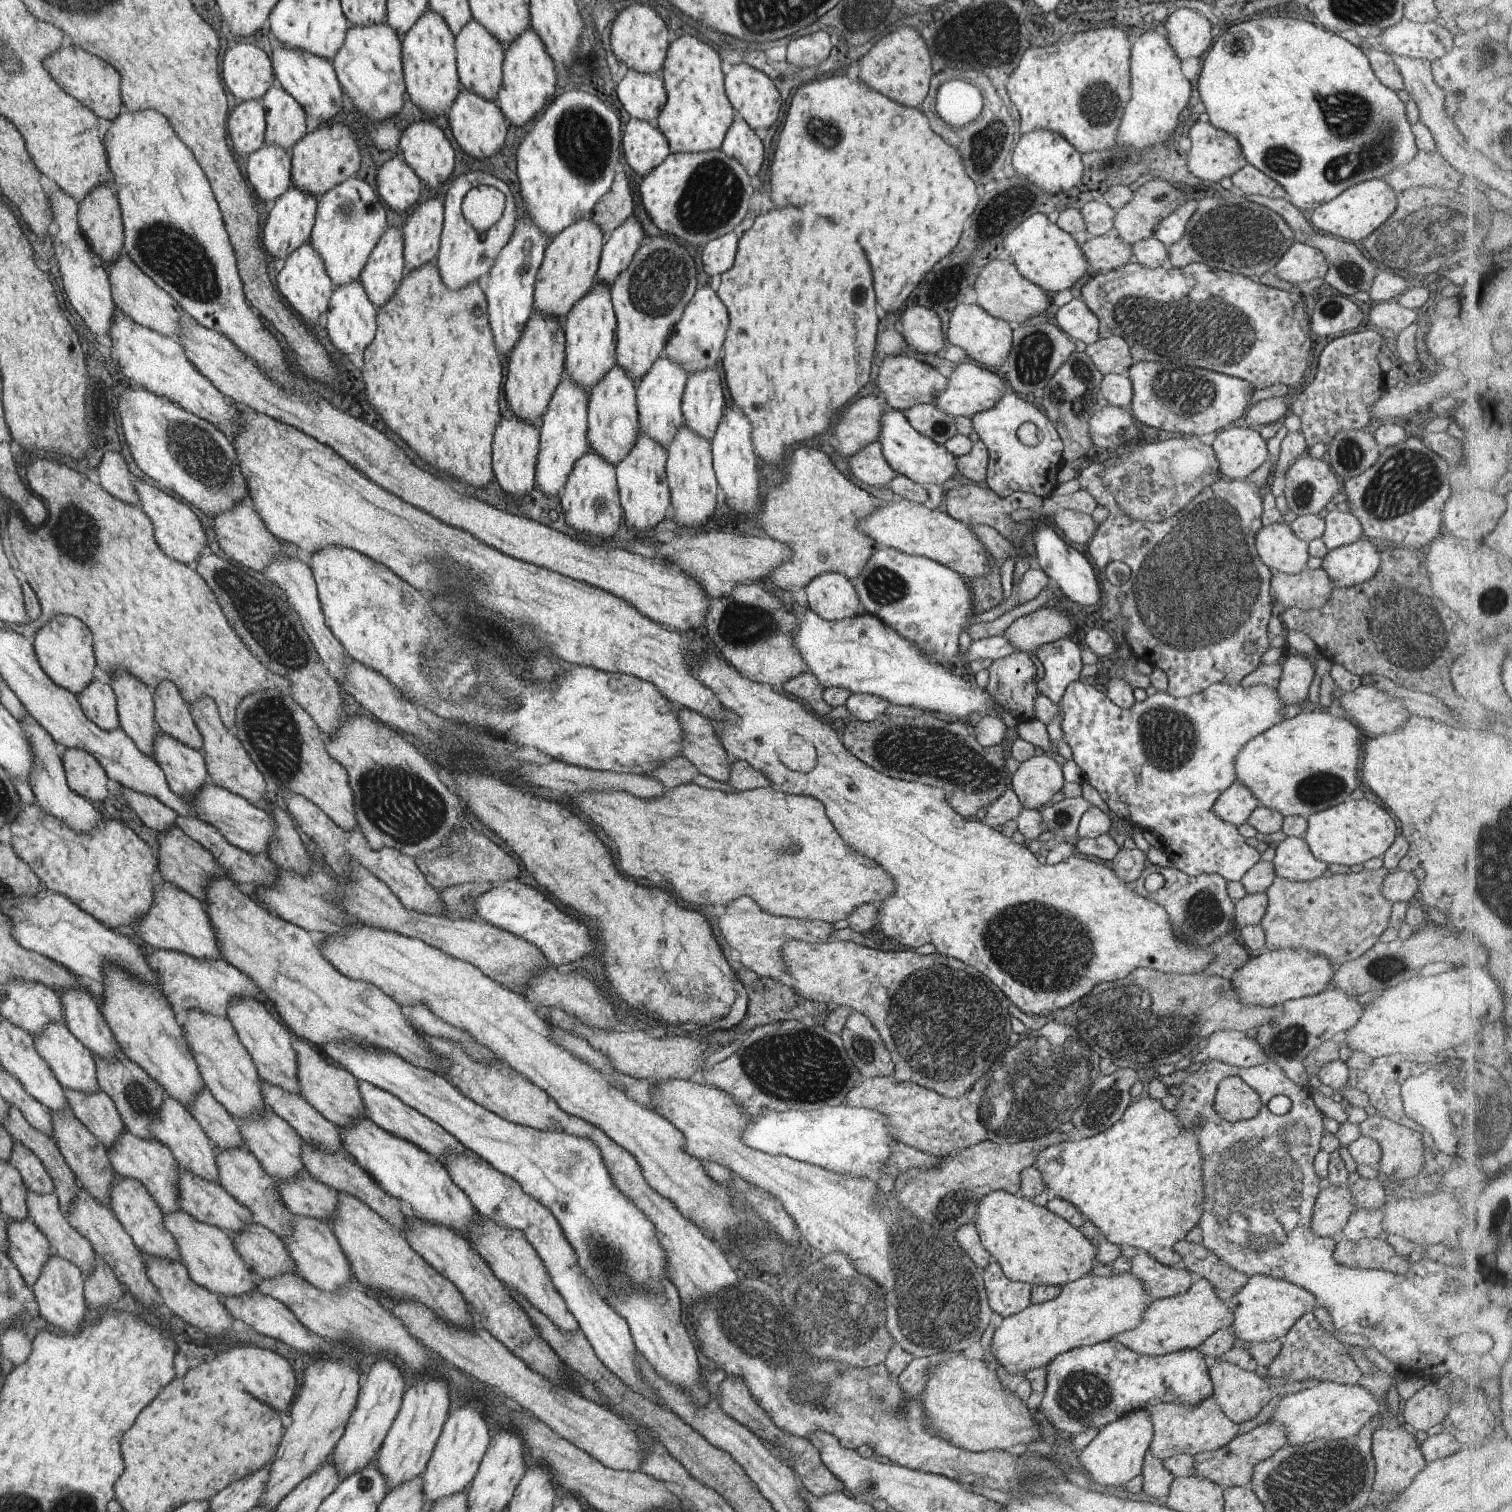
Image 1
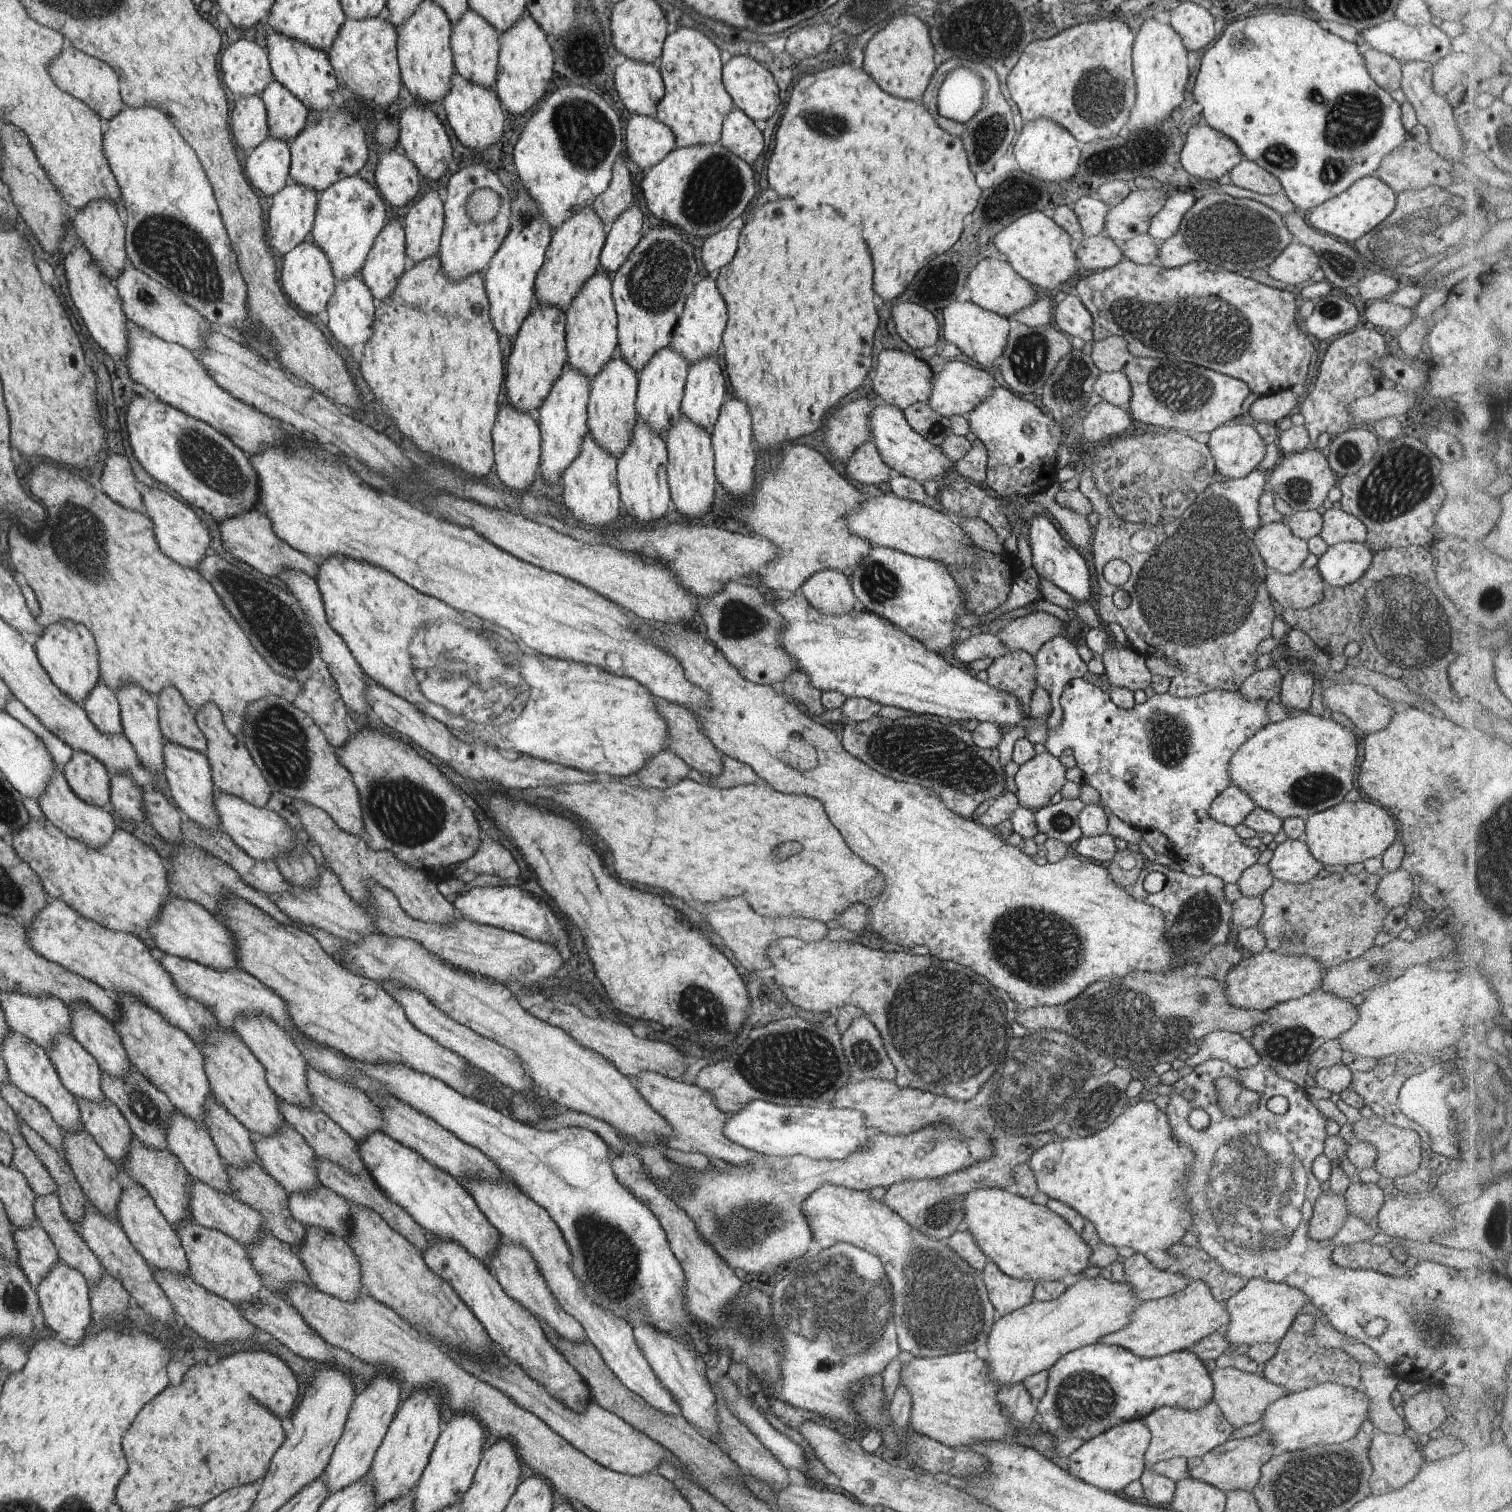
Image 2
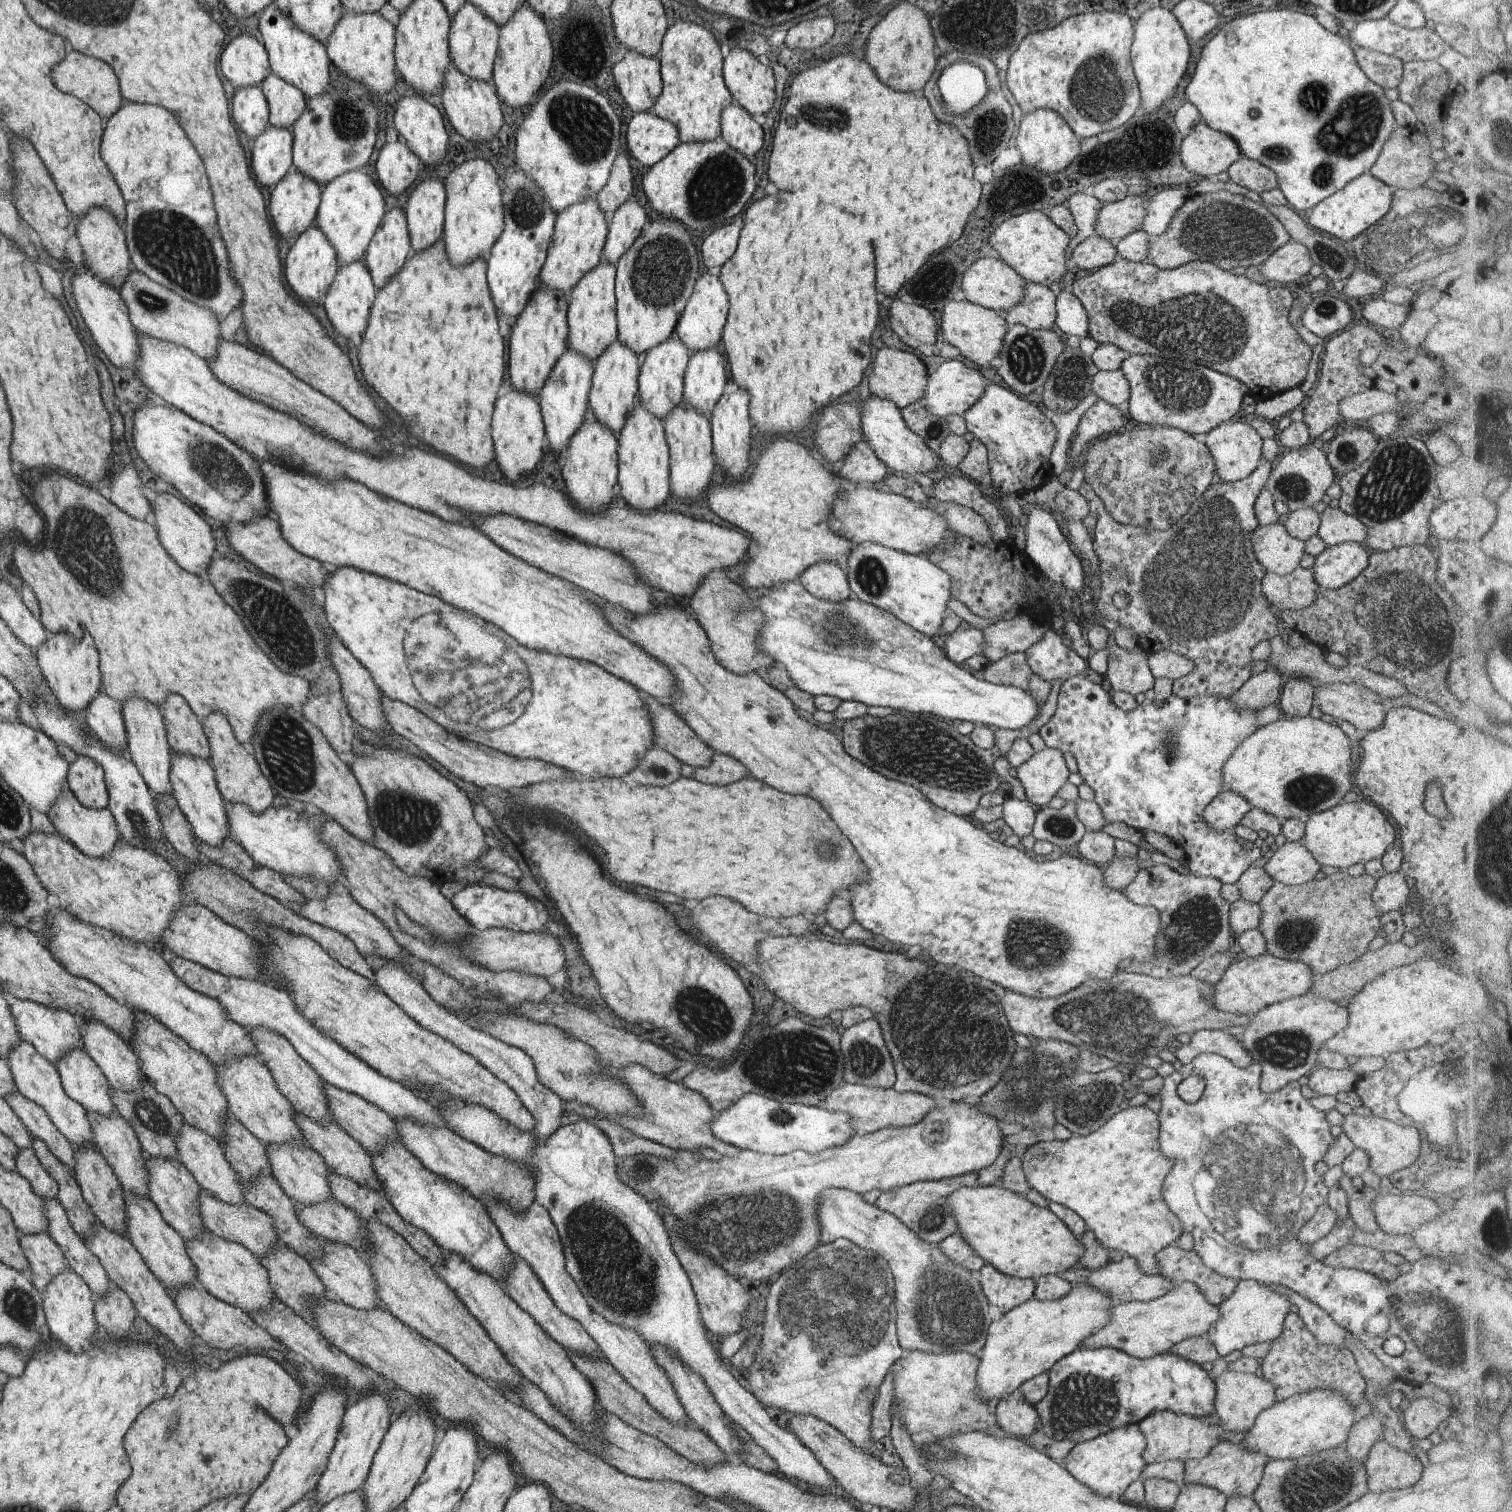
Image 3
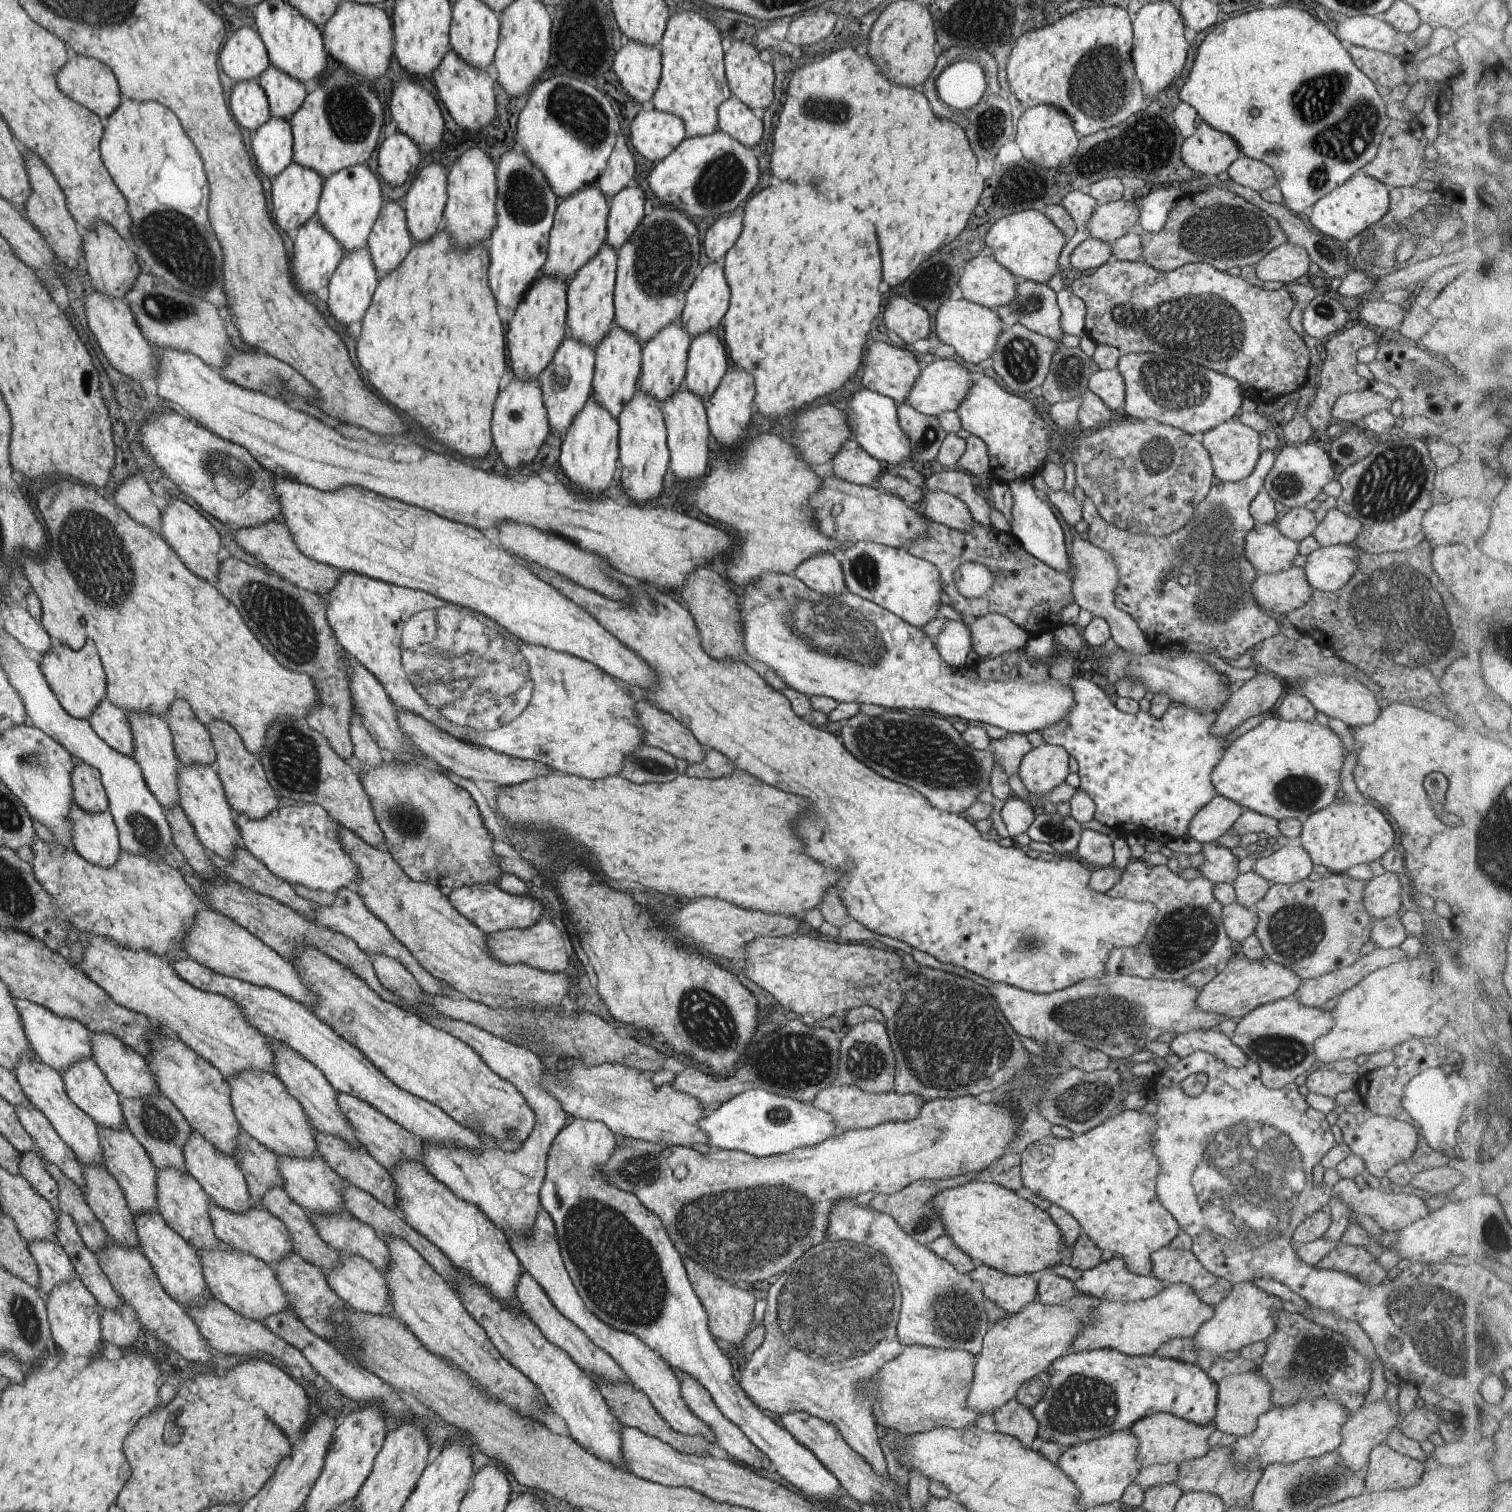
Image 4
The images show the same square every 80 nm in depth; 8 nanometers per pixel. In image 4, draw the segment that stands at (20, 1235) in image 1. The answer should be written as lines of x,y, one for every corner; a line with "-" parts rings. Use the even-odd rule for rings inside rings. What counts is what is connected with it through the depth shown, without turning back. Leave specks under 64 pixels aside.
50,1240
30,1241
30,1255
38,1268
38,1290
43,1295
55,1286
66,1283
75,1276
73,1264
67,1252
57,1242

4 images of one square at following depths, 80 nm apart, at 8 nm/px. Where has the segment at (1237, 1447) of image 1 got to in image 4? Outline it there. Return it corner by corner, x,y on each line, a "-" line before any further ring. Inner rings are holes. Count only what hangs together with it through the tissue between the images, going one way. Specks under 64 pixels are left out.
1214,1445
1201,1458
1178,1464
1176,1481
1181,1492
1207,1491
1217,1495
1226,1507
1243,1506
1249,1503
1253,1489
1261,1478
1262,1470
1255,1461
1247,1461
1242,1467
1232,1465
1231,1448

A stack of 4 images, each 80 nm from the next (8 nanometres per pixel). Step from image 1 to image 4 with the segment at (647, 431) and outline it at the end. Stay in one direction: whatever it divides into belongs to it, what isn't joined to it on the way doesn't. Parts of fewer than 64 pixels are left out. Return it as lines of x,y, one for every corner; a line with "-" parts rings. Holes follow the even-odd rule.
677,322
664,326
660,331
651,337
641,346
640,373
638,376
637,388
661,404
667,397
670,397
681,388
686,371
686,356
690,338

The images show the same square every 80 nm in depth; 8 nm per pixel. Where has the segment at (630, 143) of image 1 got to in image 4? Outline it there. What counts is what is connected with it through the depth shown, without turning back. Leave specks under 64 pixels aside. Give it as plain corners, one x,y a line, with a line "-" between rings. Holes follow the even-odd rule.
643,107
631,120
628,135
633,148
656,163
684,139
684,128
676,116

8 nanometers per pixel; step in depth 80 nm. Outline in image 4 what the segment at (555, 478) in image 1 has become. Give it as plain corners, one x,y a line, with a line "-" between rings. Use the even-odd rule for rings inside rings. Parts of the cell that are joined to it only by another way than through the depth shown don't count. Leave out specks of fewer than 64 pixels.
566,335
562,343
555,351
554,358
543,369
543,372
536,378
542,392
542,403
546,409
551,434
562,438
563,434
573,423
574,416
582,410
589,390
592,390
591,374
594,374
594,351
593,349

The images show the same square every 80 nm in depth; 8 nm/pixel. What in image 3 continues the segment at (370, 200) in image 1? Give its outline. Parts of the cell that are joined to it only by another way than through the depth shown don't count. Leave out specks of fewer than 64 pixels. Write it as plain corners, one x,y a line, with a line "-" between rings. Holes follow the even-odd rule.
359,169
344,172
323,186
322,202
319,203
314,225
330,241
339,267
363,260
374,232
386,214
383,196
371,179
365,171

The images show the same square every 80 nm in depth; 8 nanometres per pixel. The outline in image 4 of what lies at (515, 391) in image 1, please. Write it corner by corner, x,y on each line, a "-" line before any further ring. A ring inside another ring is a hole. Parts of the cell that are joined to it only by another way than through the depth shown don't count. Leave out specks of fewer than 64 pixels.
540,275
514,310
507,328
507,352
511,356
510,376
518,381
535,381
567,335
566,288
565,279

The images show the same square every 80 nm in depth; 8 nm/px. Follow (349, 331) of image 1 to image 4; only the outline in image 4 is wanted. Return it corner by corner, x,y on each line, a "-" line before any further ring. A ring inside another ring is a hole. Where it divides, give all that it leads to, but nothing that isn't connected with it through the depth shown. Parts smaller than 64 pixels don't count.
359,249
351,251
342,256
337,270
330,276
327,285
328,295
325,301
329,312
341,326
349,326
353,322
359,322
363,318
370,300
373,298
375,287
378,284
377,270
374,268
373,260
369,250

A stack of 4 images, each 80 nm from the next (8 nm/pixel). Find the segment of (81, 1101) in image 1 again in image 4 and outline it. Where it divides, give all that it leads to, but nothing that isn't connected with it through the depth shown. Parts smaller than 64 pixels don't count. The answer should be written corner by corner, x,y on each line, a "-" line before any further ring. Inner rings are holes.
127,1126
118,1129
97,1127
103,1152
103,1165
117,1181
131,1214
145,1213
145,1210
155,1211
157,1204
157,1168
150,1160
146,1149
142,1147
142,1144
139,1144
138,1139
131,1134

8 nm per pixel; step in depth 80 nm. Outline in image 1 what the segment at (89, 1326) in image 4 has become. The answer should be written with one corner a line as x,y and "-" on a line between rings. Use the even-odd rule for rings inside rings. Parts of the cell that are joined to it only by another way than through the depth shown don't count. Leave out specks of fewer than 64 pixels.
52,1253
51,1256
47,1257
41,1274
32,1284
31,1291
34,1296
33,1299
37,1303
38,1314
48,1324
63,1330
65,1335
72,1335
79,1328
81,1318
83,1318
86,1312
85,1300
83,1300
83,1280
81,1280
79,1267
75,1263

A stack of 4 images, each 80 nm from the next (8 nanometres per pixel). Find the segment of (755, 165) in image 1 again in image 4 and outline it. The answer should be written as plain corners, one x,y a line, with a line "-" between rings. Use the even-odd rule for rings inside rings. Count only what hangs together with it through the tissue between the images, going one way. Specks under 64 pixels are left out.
733,95
724,100
717,107
718,130
742,144
745,148
756,150
759,140
761,140
761,120
758,120
752,110
739,102

